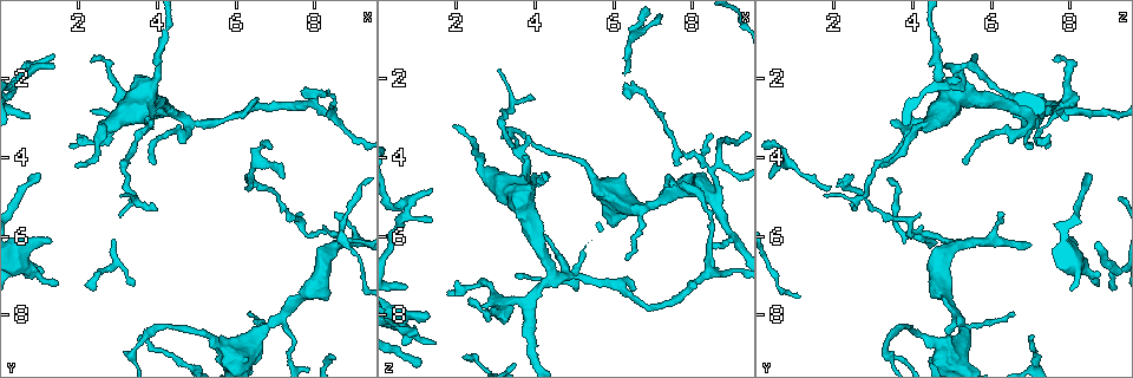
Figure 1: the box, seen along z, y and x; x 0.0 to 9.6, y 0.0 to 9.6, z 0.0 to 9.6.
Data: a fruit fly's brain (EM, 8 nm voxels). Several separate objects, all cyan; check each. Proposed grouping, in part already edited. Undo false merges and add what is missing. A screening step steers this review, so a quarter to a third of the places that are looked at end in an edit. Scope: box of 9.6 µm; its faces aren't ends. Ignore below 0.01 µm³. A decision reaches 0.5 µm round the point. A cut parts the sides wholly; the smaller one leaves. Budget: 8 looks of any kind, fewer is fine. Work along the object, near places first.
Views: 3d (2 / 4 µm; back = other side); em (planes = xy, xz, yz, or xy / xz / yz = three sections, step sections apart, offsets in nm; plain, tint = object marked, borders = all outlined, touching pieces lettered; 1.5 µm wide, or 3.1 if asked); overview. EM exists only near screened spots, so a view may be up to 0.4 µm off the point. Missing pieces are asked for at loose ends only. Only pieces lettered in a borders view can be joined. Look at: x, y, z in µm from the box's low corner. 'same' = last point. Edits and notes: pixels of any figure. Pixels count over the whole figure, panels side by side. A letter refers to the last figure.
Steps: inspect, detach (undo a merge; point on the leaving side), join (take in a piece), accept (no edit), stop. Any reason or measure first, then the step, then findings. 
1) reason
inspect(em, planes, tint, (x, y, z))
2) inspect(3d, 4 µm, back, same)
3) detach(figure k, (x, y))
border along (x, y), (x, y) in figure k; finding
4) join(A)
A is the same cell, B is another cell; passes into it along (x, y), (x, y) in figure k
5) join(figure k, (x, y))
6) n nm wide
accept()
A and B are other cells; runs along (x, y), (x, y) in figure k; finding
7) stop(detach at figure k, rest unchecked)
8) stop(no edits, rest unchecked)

thick turns thin
inspect(3d, 4 µm, (5.45, 8.75, 4.50))

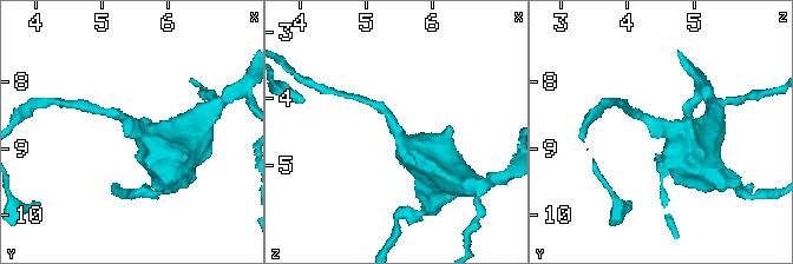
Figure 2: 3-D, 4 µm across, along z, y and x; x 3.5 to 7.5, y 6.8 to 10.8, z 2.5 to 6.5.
now the EM
inspect(em, xy, step 4, tint, (5.50, 8.70, 4.50))

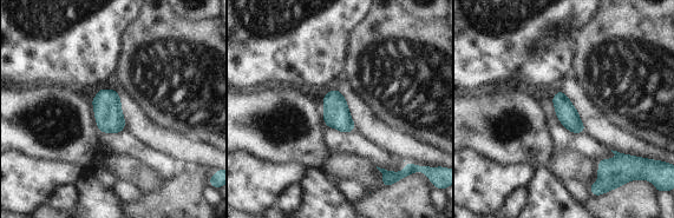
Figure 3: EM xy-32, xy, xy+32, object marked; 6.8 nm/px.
inspect(em, planes, borders, same)

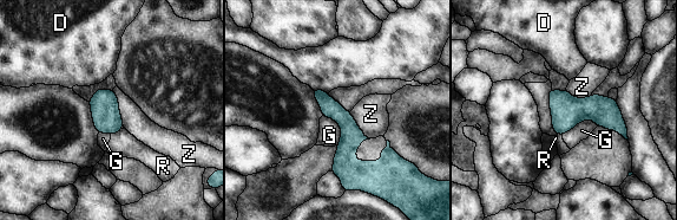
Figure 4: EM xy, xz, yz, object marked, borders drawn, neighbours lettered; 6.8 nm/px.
120 nm wide; Z touches over 260 nm
accept()
D, G, R and Z are other cells; all the same neuron

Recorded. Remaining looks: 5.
branch point
inspect(em, planes, borders, (8.60, 5.95, 4.40))

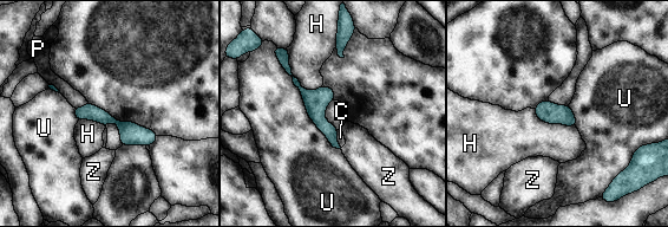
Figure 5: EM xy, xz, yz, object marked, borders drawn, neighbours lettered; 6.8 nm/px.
100 nm wide
accept()
C, H, P, U and Z are other cells; runs along (286, 62), (335, 144) in figure 5; all the same neuron

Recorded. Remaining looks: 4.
free end
inspect(3d, 4 µm, (6.35, 7.90, 6.55))

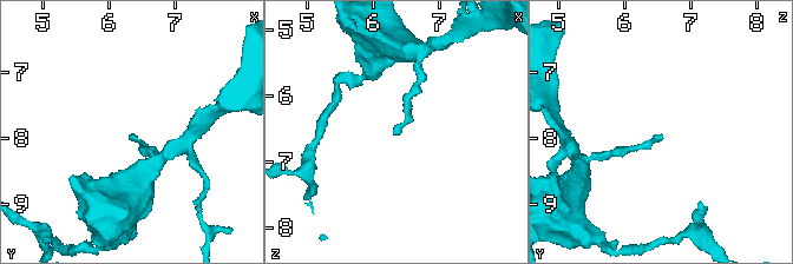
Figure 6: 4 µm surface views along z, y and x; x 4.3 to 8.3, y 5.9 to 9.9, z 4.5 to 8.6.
inspect(em, planes, tint, (6.35, 7.95, 6.60))

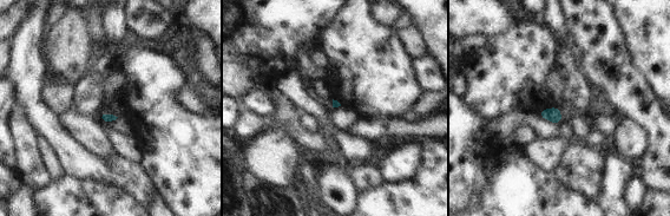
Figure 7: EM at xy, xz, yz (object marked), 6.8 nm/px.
what lies round it
inspect(em, planes, borders, same)

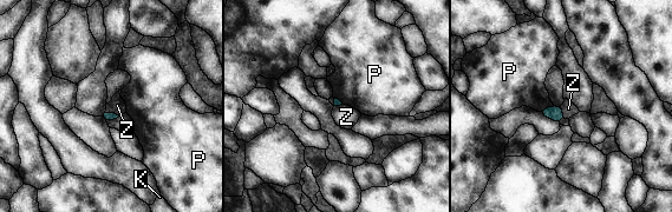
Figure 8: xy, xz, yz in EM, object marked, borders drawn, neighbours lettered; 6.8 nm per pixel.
accept()
K, P and Z are other cells; border along (105, 112), (112, 112), (118, 116) in figure 8; no lettered piece goes on from it

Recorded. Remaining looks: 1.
stop(no edits, rest unchecked)

